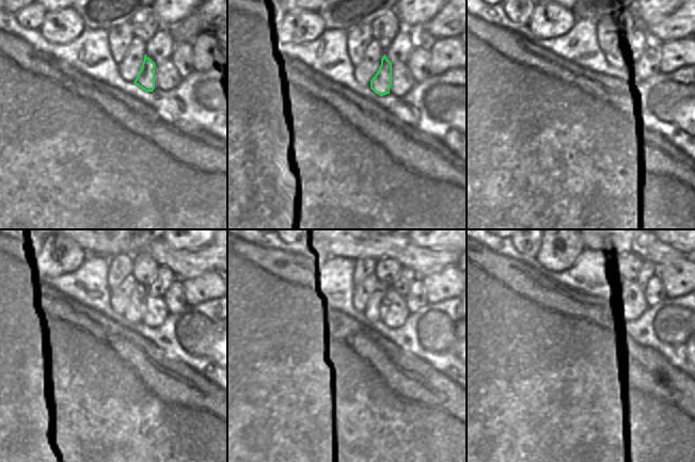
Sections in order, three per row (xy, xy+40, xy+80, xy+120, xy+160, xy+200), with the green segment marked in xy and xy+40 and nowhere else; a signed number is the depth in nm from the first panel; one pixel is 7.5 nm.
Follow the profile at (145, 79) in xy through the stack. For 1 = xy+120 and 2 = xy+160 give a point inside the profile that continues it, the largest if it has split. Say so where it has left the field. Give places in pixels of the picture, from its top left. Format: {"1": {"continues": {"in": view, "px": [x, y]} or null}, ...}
{"1": {"continues": {"in": "xy+120", "px": [135, 313]}}, "2": {"continues": {"in": "xy+160", "px": [373, 313]}}}

